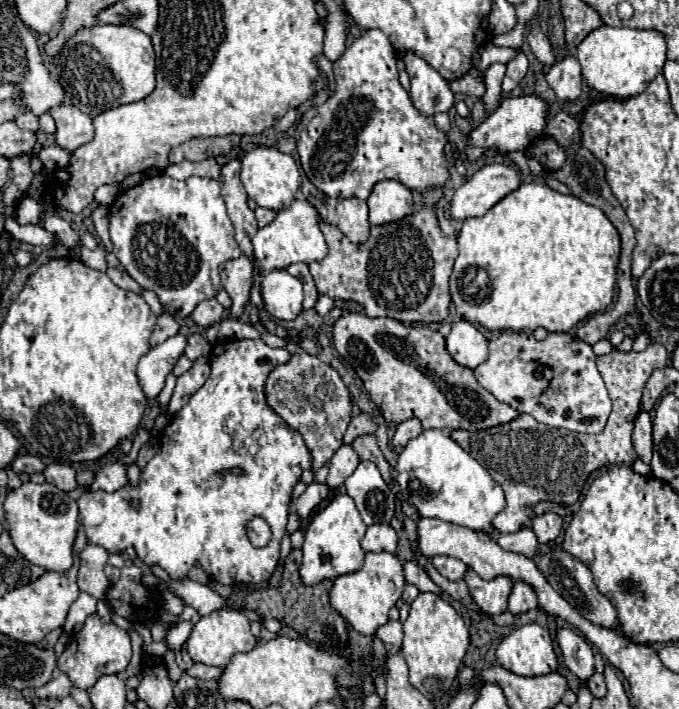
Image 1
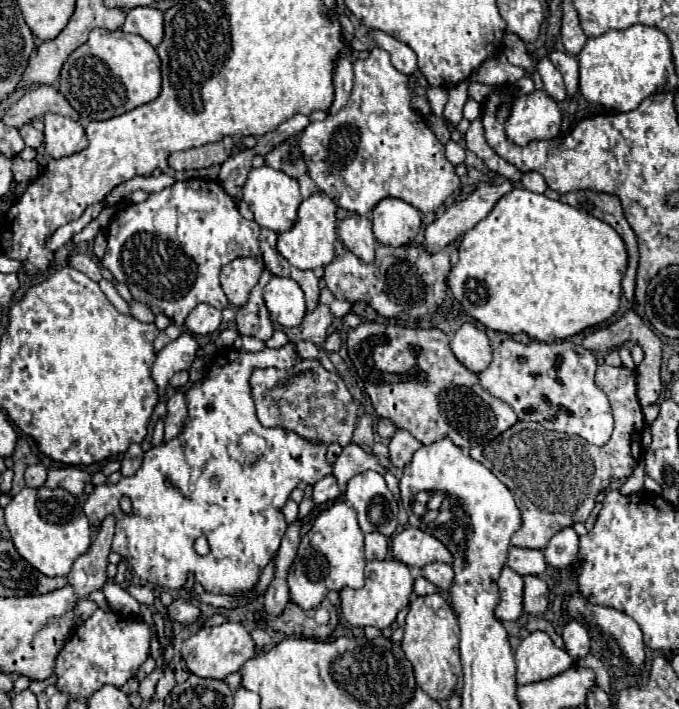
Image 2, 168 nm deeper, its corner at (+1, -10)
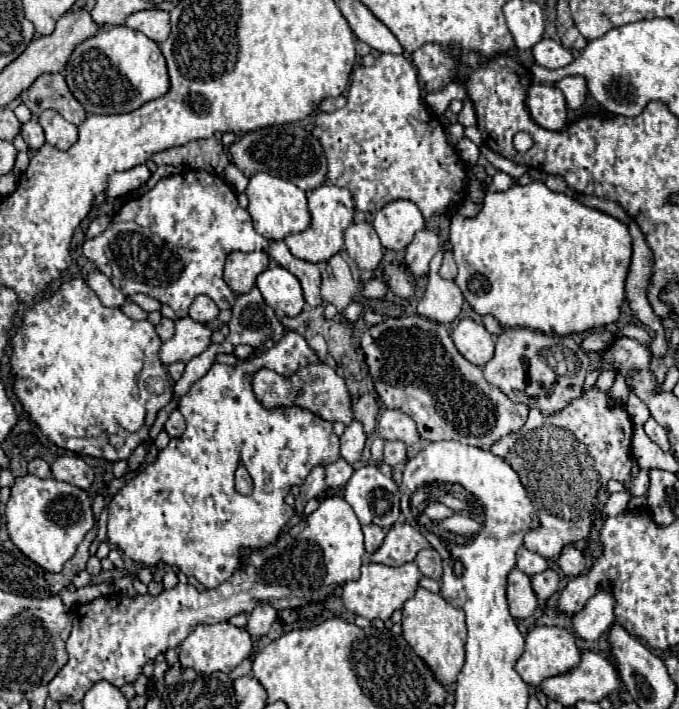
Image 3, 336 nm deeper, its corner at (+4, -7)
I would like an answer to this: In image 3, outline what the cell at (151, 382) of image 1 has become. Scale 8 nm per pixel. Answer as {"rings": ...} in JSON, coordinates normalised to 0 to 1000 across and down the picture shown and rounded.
{"rings":[[[280,447],[259,450],[259,470],[250,481],[239,484],[236,506],[242,515],[268,509],[277,512],[283,504],[295,501],[312,484],[312,464],[306,458],[289,456]]]}

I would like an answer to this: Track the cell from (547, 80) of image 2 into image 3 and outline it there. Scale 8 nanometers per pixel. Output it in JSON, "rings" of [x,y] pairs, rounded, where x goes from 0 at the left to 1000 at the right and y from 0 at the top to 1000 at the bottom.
{"rings":[[[848,106],[848,109],[834,109],[828,114],[819,117],[819,123],[825,123],[825,128],[834,137],[834,145],[839,154],[854,154],[857,145],[863,142],[866,126],[863,126],[863,111]]]}

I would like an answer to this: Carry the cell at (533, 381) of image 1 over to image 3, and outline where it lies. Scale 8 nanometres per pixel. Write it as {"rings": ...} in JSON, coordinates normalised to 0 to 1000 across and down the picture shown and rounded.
{"rings":[[[745,461],[733,472],[728,504],[713,515],[713,532],[754,566],[813,583],[857,557],[866,512],[863,495],[857,495],[842,475],[801,472],[775,461]]]}

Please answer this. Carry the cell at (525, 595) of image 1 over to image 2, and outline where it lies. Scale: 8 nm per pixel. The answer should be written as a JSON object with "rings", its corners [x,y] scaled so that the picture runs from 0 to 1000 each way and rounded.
{"rings":[[[773,812],[770,829],[770,866],[794,869],[806,858],[806,824],[791,812]]]}

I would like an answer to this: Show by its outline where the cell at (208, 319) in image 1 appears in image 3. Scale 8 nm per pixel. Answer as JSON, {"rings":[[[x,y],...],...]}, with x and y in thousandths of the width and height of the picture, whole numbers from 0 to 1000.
{"rings":[[[292,416],[280,430],[280,447],[292,456],[309,456],[321,447],[321,433],[306,416]]]}

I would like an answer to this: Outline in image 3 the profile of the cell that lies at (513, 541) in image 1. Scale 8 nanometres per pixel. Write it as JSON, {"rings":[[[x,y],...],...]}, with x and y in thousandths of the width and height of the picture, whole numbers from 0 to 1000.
{"rings":[[[769,772],[766,777],[763,777],[763,797],[760,797],[766,805],[772,805],[775,811],[789,811],[789,808],[798,808],[798,805],[804,805],[807,803],[807,791],[798,786],[798,783],[792,783],[792,780],[786,780],[786,777],[778,777],[775,772]]]}

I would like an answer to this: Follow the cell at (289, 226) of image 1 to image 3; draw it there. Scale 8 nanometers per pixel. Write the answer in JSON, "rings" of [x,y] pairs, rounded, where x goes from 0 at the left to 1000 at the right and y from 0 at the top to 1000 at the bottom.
{"rings":[[[477,258],[468,267],[454,272],[454,292],[457,292],[457,303],[459,303],[459,317],[445,329],[433,329],[433,331],[421,334],[418,343],[424,346],[430,360],[436,360],[436,362],[442,362],[448,368],[457,368],[457,371],[483,368],[489,360],[495,360],[504,351],[507,326],[521,312],[521,303],[524,303],[521,278],[507,264],[495,264],[489,258]]]}

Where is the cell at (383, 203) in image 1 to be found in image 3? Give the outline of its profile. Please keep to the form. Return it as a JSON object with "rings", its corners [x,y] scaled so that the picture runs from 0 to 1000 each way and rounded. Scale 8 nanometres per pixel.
{"rings":[[[577,283],[551,300],[551,323],[568,351],[592,354],[613,326],[627,323],[619,295],[607,283]]]}

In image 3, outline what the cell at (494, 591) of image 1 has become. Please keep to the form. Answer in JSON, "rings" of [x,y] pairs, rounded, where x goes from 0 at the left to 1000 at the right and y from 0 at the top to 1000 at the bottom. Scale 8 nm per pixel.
{"rings":[[[754,803],[748,811],[748,853],[757,873],[775,873],[792,856],[792,845],[781,825],[781,814],[766,803]]]}

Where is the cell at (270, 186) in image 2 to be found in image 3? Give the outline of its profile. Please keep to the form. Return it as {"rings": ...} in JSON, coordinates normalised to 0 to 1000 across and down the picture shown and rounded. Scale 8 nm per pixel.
{"rings":[[[377,244],[365,258],[362,275],[368,281],[365,298],[371,303],[374,320],[395,340],[415,340],[424,331],[442,329],[457,320],[457,298],[451,289],[451,272],[439,267],[430,255],[401,250],[395,244]]]}

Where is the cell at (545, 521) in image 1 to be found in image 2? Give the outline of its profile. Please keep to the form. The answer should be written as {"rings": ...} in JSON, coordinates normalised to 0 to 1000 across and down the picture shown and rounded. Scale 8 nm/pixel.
{"rings":[[[844,745],[823,748],[809,767],[803,770],[803,793],[814,801],[835,801],[847,793],[847,784],[853,779],[853,756]]]}

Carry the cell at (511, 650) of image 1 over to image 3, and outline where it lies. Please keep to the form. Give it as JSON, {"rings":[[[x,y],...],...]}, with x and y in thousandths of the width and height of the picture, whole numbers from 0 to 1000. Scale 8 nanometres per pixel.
{"rings":[[[789,884],[775,896],[775,915],[760,932],[760,949],[775,966],[792,969],[801,958],[831,952],[854,938],[854,913],[848,910],[848,896],[831,884]]]}

